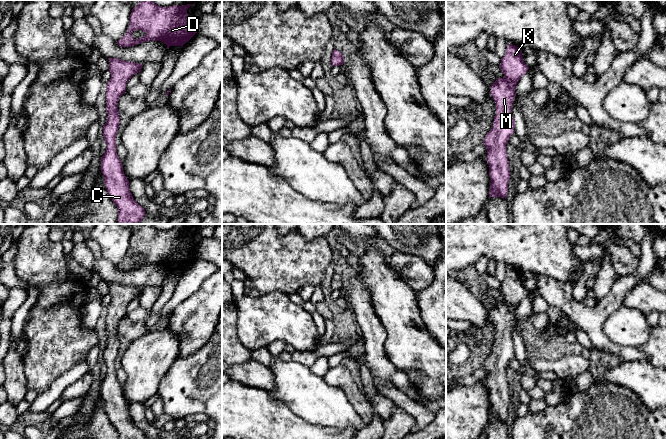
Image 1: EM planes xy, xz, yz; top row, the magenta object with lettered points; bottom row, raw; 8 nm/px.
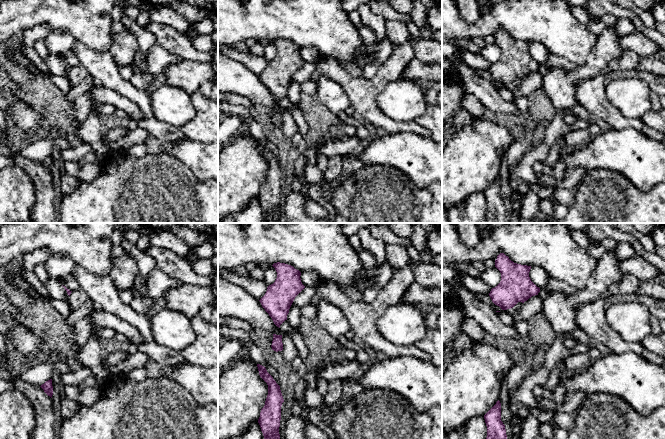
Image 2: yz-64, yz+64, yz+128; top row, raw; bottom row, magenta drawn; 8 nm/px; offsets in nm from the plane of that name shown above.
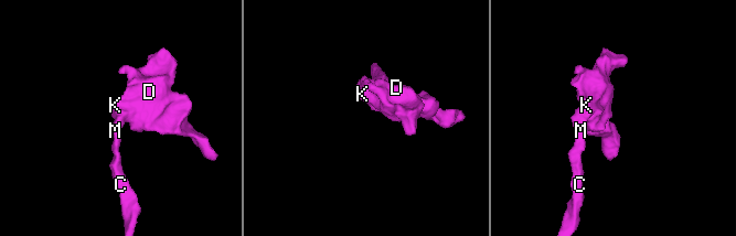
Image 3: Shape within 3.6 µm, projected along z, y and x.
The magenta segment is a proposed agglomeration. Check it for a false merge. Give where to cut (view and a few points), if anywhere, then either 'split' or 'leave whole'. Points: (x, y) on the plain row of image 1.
no cut | leave whole

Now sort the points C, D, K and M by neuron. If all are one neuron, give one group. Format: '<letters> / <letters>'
C D K M

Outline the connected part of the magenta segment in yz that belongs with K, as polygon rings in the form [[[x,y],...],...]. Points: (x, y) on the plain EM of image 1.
[[[512,268],[507,269],[499,291],[504,301],[497,302],[491,309],[490,317],[496,329],[496,339],[493,351],[486,358],[483,368],[487,371],[487,388],[491,403],[489,421],[506,423],[510,402],[506,368],[515,352],[511,337],[512,327],[516,320],[517,306],[529,292],[524,287],[522,272]]]

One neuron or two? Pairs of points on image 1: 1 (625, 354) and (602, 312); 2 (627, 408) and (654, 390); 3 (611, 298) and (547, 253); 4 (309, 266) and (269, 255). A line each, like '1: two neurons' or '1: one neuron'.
1: one neuron
2: two neurons
3: two neurons
4: one neuron

